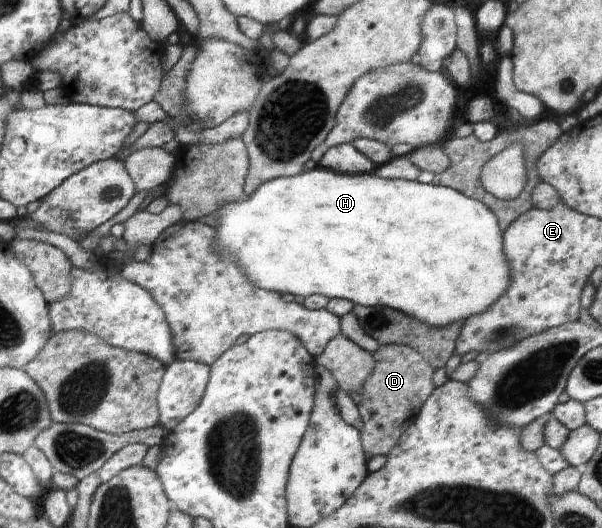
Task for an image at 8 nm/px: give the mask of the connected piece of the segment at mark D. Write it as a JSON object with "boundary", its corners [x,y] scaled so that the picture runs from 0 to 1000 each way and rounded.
{"boundary":[[[668,652],[631,655],[620,669],[620,676],[625,680],[621,706],[615,710],[598,741],[600,763],[593,769],[603,797],[601,843],[606,847],[610,867],[646,860],[651,847],[678,816],[679,805],[693,795],[706,759],[724,741],[733,714],[746,718],[766,689],[767,674],[759,669],[752,670],[741,684],[733,708],[681,655]]]}

